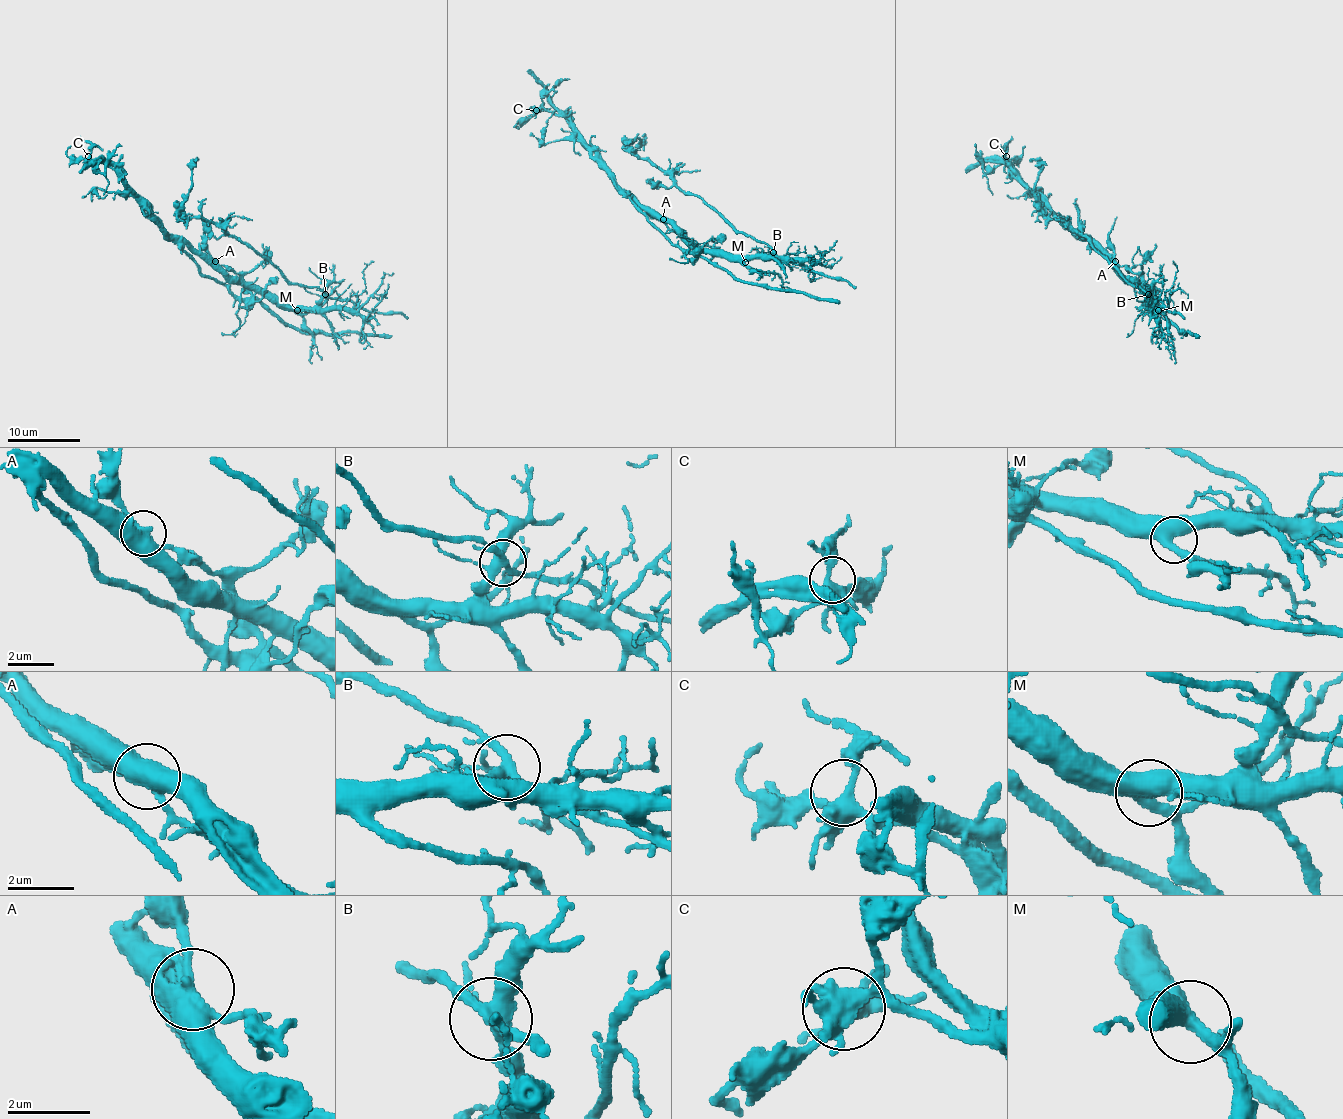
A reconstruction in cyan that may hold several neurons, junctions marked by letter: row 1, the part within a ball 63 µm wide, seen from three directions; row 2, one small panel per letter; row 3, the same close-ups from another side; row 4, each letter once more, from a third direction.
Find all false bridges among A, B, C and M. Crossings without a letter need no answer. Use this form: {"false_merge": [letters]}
{"false_merge": ["A", "B"]}

